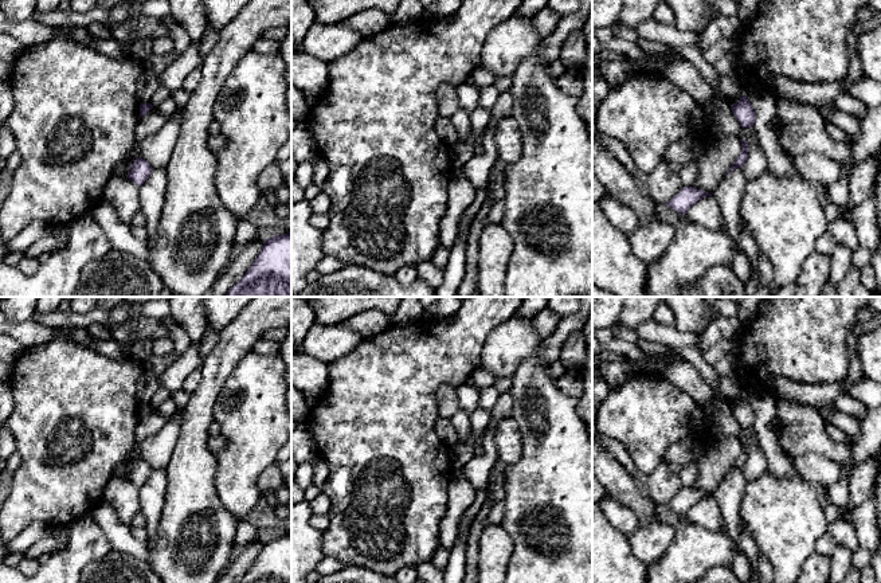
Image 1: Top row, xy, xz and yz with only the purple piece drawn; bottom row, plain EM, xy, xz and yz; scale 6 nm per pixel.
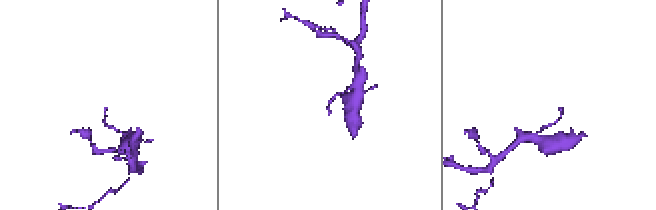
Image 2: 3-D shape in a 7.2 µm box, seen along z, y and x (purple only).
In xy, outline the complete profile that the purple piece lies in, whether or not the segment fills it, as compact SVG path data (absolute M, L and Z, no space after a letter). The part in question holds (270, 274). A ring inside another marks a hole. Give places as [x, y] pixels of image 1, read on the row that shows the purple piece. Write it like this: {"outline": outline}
{"outline": "M291 232L265 239L248 270L224 297L291 297Z"}

